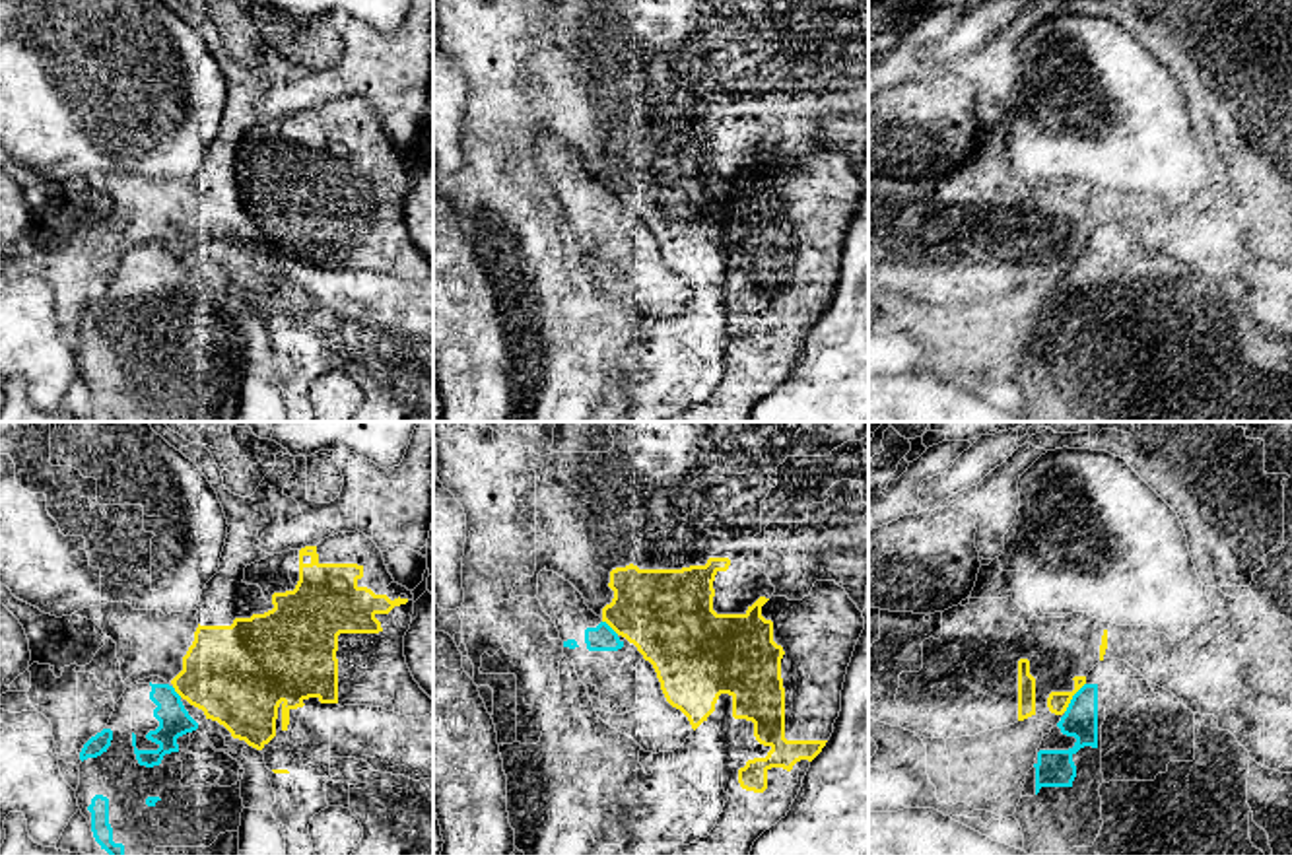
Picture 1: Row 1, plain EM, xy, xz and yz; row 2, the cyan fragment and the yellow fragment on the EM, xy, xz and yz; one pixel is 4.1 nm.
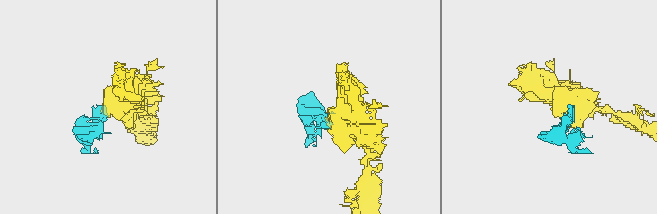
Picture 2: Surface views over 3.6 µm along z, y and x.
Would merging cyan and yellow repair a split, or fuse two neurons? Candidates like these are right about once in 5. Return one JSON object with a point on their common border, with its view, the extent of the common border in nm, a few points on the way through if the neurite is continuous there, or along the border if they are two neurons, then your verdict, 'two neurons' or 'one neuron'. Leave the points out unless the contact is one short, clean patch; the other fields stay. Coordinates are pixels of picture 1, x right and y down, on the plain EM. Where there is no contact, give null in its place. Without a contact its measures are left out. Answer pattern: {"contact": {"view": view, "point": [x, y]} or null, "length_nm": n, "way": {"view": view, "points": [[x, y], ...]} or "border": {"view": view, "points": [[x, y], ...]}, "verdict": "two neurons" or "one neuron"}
{"contact": {"view": "yz", "point": [1073, 263]}, "length_nm": 160, "verdict": "two neurons"}

